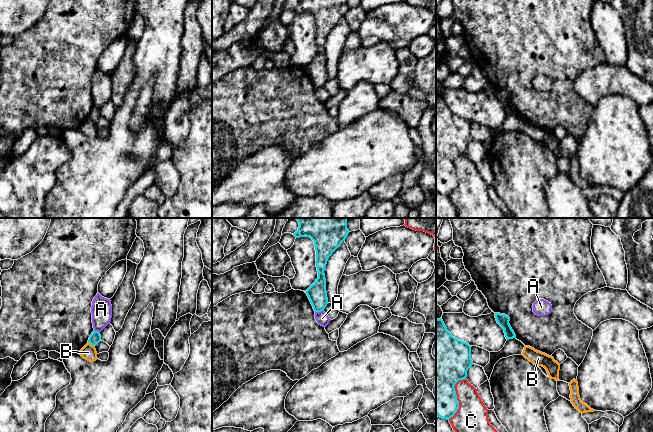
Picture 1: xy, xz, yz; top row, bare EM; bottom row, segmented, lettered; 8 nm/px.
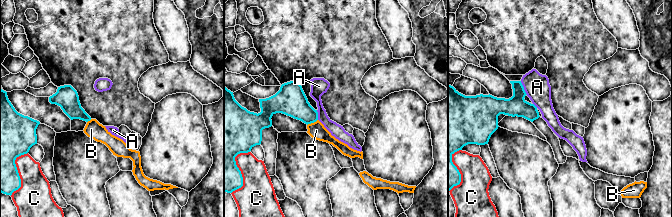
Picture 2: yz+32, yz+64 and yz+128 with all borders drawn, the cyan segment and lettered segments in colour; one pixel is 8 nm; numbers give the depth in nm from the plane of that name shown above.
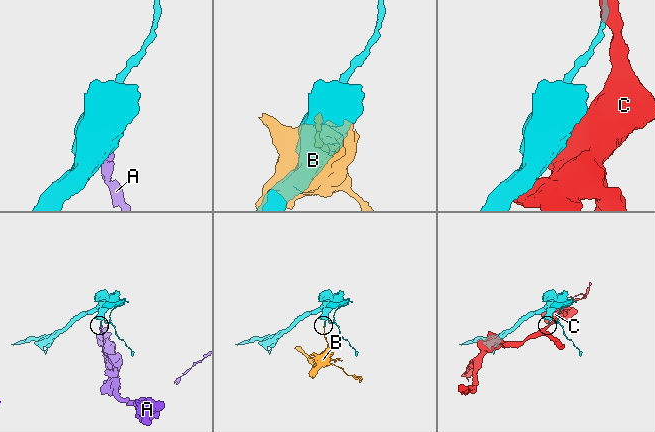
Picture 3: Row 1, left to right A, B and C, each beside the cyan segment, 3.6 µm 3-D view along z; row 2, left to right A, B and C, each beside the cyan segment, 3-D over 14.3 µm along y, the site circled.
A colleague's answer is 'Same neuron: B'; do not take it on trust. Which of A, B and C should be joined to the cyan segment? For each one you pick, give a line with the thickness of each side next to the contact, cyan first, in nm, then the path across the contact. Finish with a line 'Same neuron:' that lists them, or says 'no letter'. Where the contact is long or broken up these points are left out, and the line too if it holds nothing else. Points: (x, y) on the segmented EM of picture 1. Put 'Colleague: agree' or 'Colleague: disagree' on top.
Colleague: disagree
Same neuron: no letter

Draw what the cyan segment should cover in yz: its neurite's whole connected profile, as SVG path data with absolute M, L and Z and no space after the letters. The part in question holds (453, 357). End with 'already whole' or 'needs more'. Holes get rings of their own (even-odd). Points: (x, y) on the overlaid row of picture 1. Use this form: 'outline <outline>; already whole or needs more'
outline M442 318L436 319L436 416L449 420L459 409L455 384L466 379L468 369L473 365L471 347L468 343L453 337Z; already whole

